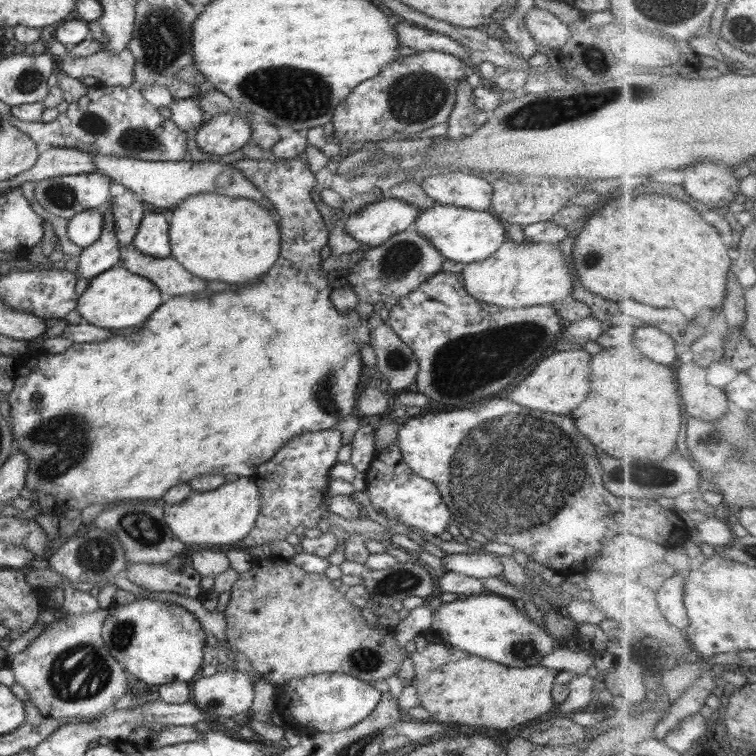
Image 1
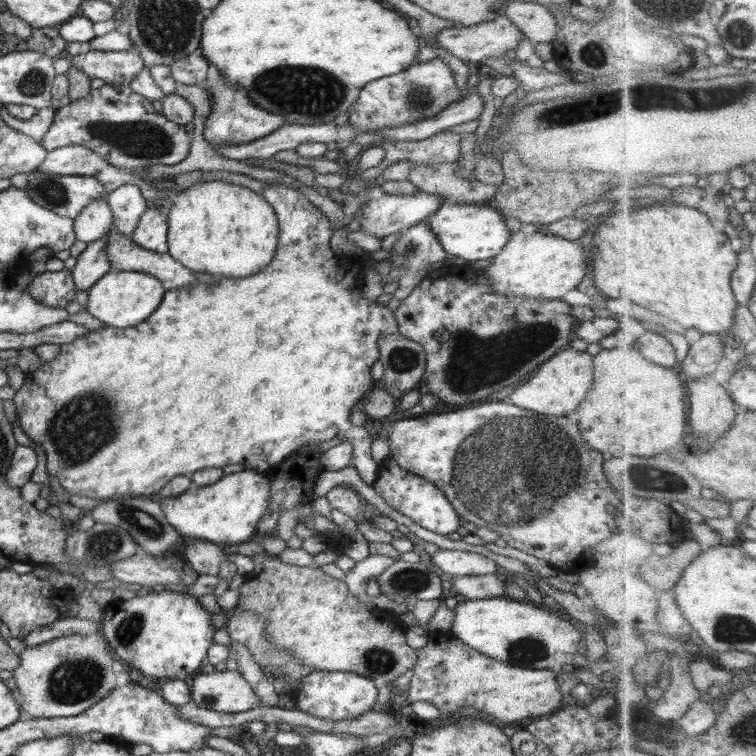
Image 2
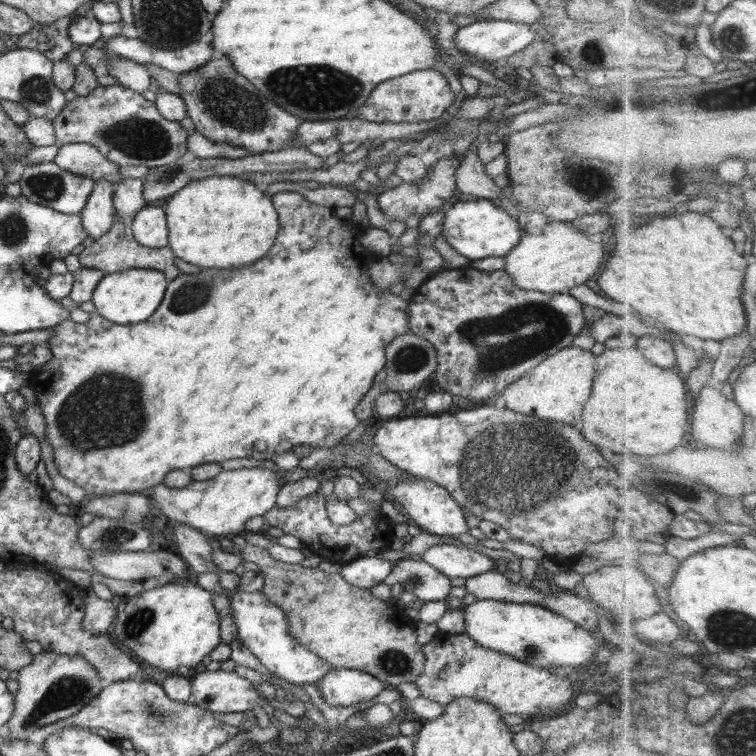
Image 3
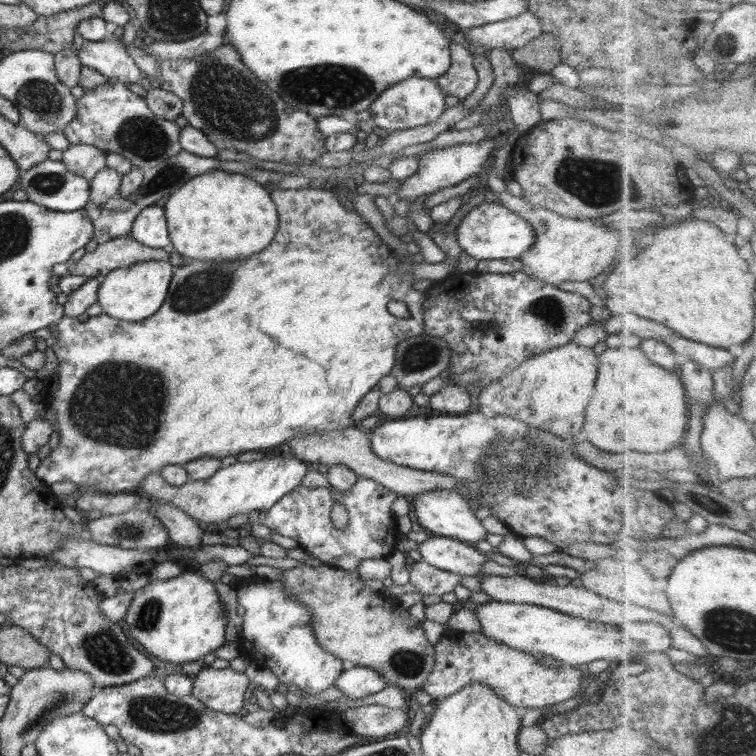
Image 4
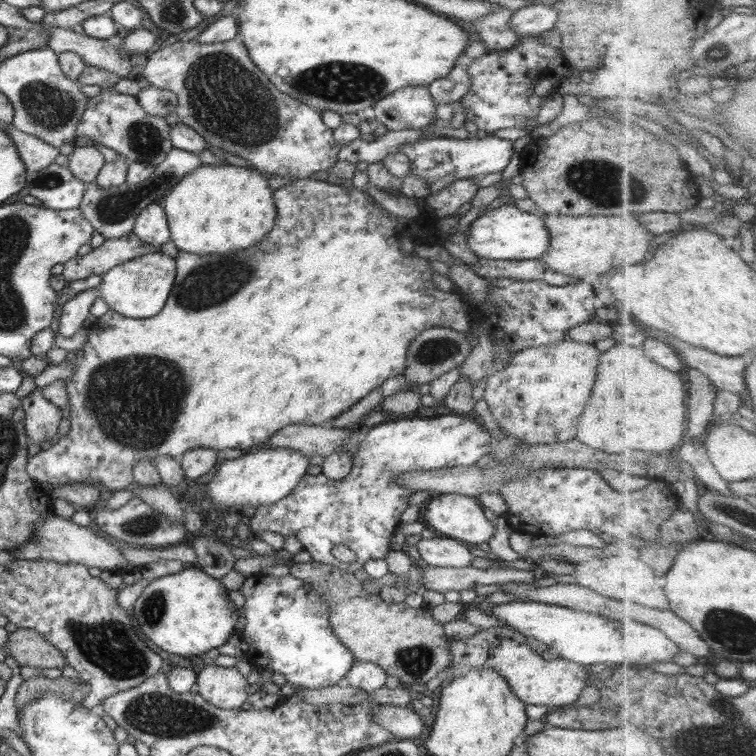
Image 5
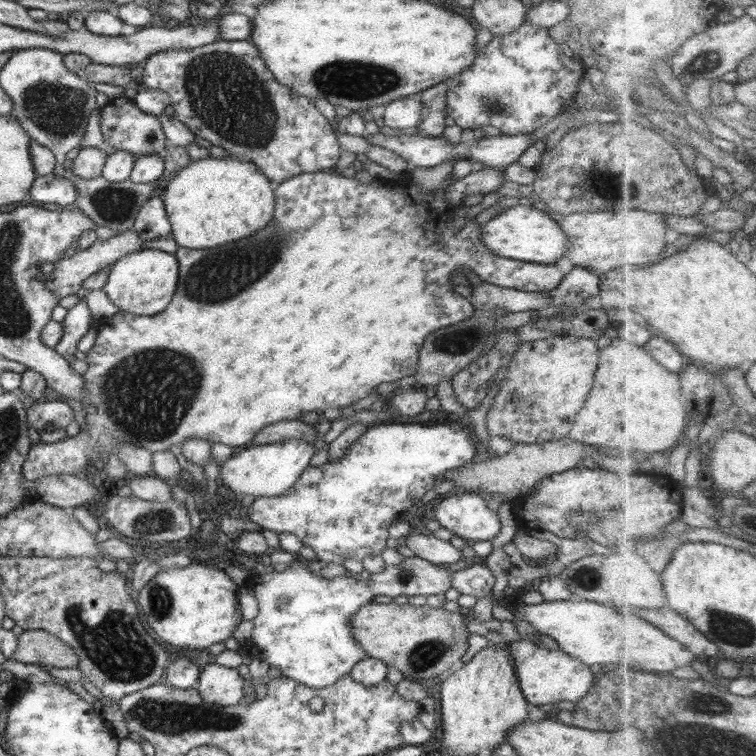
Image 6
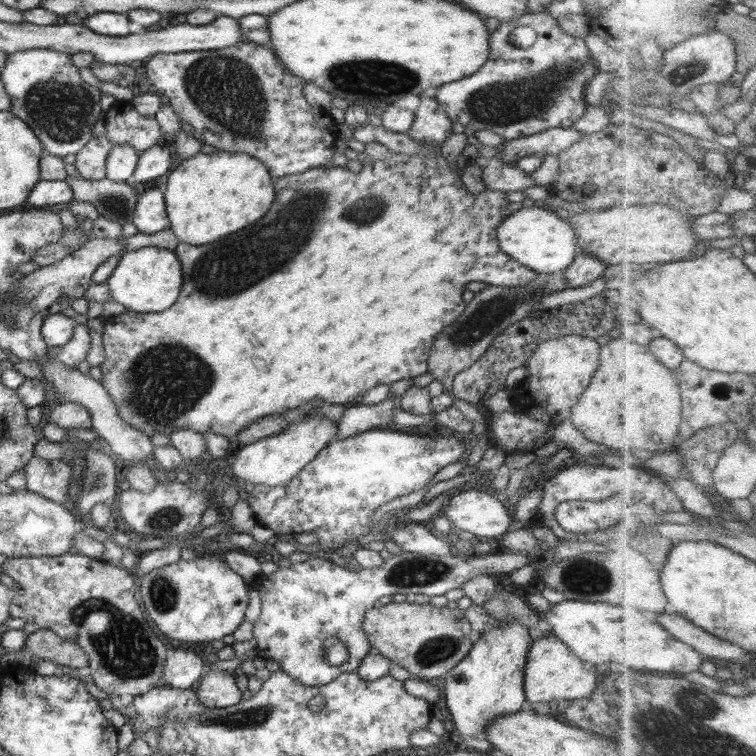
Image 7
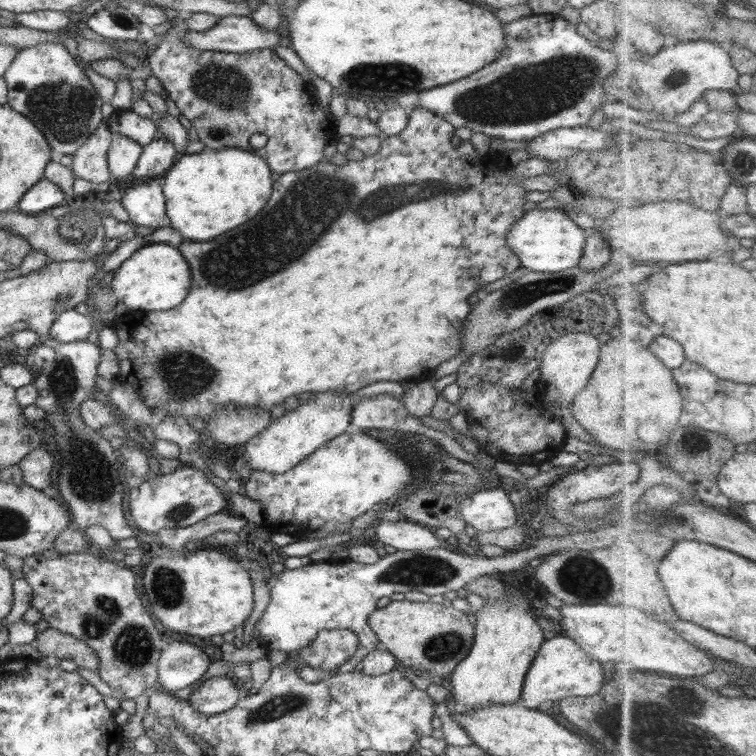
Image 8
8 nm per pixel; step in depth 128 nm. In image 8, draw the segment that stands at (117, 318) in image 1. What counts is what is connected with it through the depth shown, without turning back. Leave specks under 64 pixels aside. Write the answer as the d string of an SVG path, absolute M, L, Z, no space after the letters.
M168 244L144 245L121 264L111 282L112 293L123 310L168 311L178 307L188 296L192 284L190 264L182 257L178 248Z

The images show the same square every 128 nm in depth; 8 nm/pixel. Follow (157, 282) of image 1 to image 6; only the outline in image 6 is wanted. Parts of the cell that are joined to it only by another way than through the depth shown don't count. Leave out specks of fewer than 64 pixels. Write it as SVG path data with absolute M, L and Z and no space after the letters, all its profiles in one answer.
M132 228L125 231L119 232L117 235L108 238L108 240L96 240L94 244L86 248L86 250L77 249L74 252L74 256L71 258L62 258L55 263L55 268L52 273L46 275L44 280L44 288L48 288L50 292L61 300L68 294L75 294L80 290L83 281L86 278L90 278L94 274L109 268L110 264L116 263L124 256L130 255L134 252L139 252L144 249L144 240L140 238L140 235Z

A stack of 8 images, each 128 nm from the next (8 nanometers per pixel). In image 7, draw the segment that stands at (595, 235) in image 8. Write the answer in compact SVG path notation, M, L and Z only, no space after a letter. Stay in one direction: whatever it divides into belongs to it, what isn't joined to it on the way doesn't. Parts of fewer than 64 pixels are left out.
M578 251L574 262L566 269L565 278L568 289L579 288L594 283L609 272L607 265L604 265L602 261L584 251Z

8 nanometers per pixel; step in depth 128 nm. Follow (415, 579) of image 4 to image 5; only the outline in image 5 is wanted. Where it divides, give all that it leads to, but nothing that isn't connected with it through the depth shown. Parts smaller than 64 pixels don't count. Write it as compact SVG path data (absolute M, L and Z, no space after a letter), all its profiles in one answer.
M420 563L423 567L422 582L425 589L445 593L448 590L474 589L481 584L506 584L507 582L532 583L533 571L523 571L513 566L495 565L479 569L472 565L464 568L435 567Z

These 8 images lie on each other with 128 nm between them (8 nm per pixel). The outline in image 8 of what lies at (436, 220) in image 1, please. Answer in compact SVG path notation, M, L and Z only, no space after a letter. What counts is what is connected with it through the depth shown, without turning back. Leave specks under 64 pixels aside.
M564 207L558 209L536 208L524 213L510 227L508 248L520 260L520 265L531 272L562 272L570 268L578 267L584 244L589 230L584 230L576 225L568 215Z

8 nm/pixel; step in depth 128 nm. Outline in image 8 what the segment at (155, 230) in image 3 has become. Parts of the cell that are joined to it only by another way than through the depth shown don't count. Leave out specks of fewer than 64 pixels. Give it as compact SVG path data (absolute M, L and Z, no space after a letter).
M152 178L150 182L128 187L123 193L119 201L128 212L131 223L148 228L169 226L160 180Z

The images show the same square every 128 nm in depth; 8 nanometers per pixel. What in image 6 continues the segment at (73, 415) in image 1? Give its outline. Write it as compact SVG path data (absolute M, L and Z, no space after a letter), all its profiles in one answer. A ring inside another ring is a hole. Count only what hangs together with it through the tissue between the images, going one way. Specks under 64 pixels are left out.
M410 168L409 170L404 170L401 173L401 178L399 178L399 180L385 180L374 178L372 183L369 183L368 185L360 183L360 181L358 181L358 179L355 179L354 177L346 178L339 171L338 175L334 175L331 170L301 174L298 176L293 176L288 180L283 180L281 183L278 184L278 186L275 186L276 192L274 192L274 194L276 194L276 210L274 210L274 218L270 220L270 224L268 224L266 228L262 228L262 232L256 232L256 234L252 234L252 236L248 236L248 238L242 238L242 240L238 240L238 242L222 244L222 246L218 246L218 248L210 248L210 250L191 250L188 248L178 247L178 251L175 253L177 262L179 263L178 287L176 288L176 293L174 293L170 305L164 311L153 316L135 316L128 312L120 311L116 312L116 314L110 316L109 318L99 320L95 332L98 334L98 336L96 336L95 343L93 347L86 353L85 358L85 361L88 363L88 370L84 372L83 376L84 383L86 383L87 395L81 398L84 412L86 412L85 424L81 426L80 432L73 437L68 437L64 440L53 443L39 441L38 443L34 443L34 445L31 445L28 456L26 457L26 460L24 461L24 464L21 468L21 474L23 474L23 477L26 480L34 481L39 478L39 476L50 476L58 474L76 475L76 472L84 472L86 470L86 464L93 464L92 456L94 456L94 454L99 454L98 451L102 451L99 456L100 458L102 457L103 460L106 462L106 464L104 464L104 472L106 472L106 476L109 476L110 478L112 478L112 480L119 480L117 484L120 485L128 480L131 474L128 470L128 467L122 462L122 459L119 459L117 452L114 451L115 446L117 446L119 442L129 442L130 444L135 444L136 446L146 448L150 450L150 452L158 452L159 450L166 450L170 446L174 446L174 444L179 445L183 440L198 438L200 440L207 440L211 444L222 442L222 444L226 444L226 446L231 446L233 449L237 450L251 445L255 440L255 436L263 428L266 428L266 426L268 426L269 424L277 423L280 420L300 420L304 412L317 413L326 410L329 413L333 413L339 411L343 407L350 406L353 403L358 402L358 400L362 400L362 398L366 398L366 396L368 396L368 394L370 394L372 390L377 389L380 384L386 384L387 382L394 383L395 381L401 380L403 378L414 376L413 374L417 369L417 362L419 357L418 351L420 350L420 347L422 346L424 340L426 340L426 336L428 336L431 332L434 332L434 330L457 324L458 322L470 319L470 317L472 317L467 299L462 298L460 293L454 292L454 290L452 290L452 284L450 284L450 276L452 276L452 274L460 272L460 274L464 275L464 270L462 269L462 267L474 272L478 277L480 277L482 281L488 282L488 284L514 288L515 290L536 293L548 292L553 291L560 285L560 282L562 282L565 275L564 272L562 272L562 270L560 270L560 268L558 268L558 266L556 265L546 266L546 264L522 262L522 260L512 260L510 258L494 255L494 253L492 253L490 249L486 247L486 245L482 244L481 226L483 224L476 223L474 219L466 221L462 229L454 229L452 225L449 225L449 222L455 219L454 216L456 216L458 209L464 206L463 203L451 204L451 202L445 200L445 188L449 187L449 184L452 182L454 182L454 178L450 176L446 178L440 188L435 189L434 191L419 191L418 187L416 187L416 183L412 182L412 168ZM172 352L174 352L176 356L184 356L186 360L172 360Z

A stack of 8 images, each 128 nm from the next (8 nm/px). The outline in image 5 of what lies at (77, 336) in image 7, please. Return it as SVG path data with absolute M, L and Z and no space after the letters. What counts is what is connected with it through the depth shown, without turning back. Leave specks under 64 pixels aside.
M98 289L74 294L61 307L58 325L62 336L74 336L82 328L98 295Z

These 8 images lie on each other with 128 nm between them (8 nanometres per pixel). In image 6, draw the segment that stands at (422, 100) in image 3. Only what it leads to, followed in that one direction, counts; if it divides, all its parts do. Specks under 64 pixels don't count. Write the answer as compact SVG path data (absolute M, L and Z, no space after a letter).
M418 96L393 100L384 105L384 124L392 129L412 131L418 128L423 117L423 104Z

